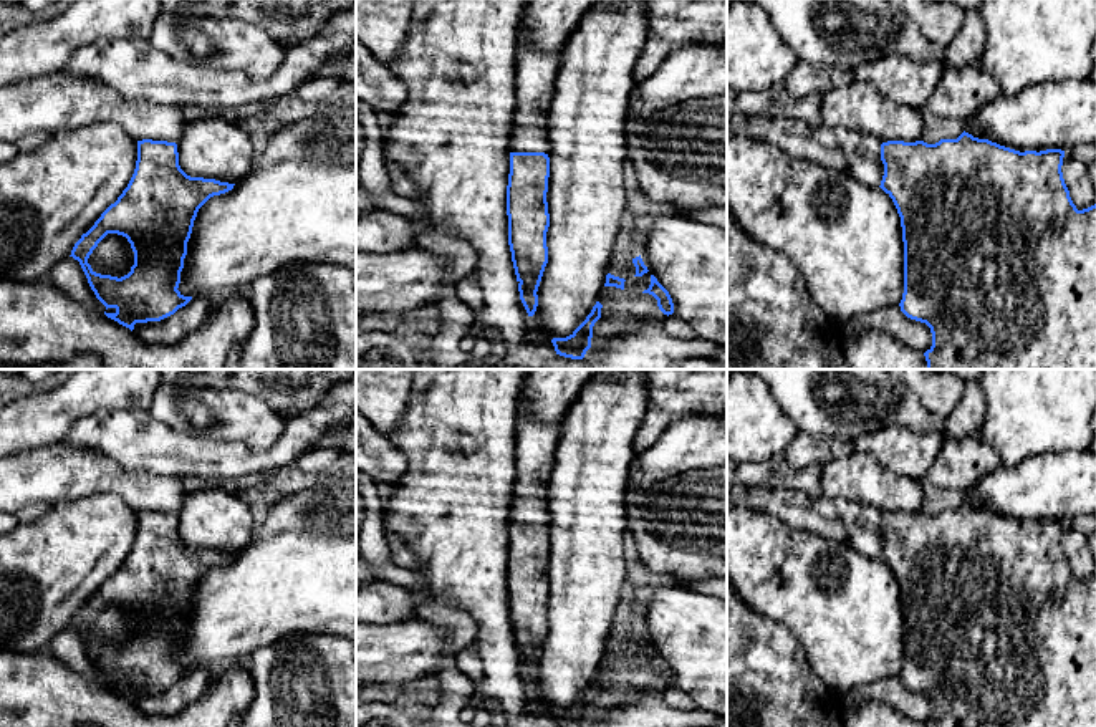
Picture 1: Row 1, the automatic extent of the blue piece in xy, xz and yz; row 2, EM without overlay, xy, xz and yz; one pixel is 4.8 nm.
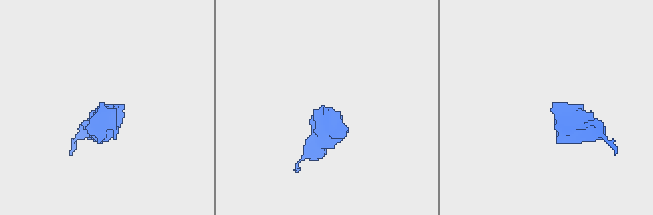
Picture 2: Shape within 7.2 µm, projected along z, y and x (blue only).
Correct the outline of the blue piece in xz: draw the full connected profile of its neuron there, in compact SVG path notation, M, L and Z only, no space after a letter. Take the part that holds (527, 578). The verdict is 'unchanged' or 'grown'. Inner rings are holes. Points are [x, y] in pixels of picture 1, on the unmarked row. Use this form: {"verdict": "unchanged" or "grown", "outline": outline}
{"verdict": "grown", "outline": "M518 406L515 434L517 479L507 556L508 616L520 671L528 687L533 687L538 677L536 662L548 634L548 482L556 460L561 422L545 424L530 409Z"}

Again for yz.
{"verdict": "grown", "outline": "M727 484L727 508L752 508L781 520L790 528L811 532L869 556L881 558L894 573L901 588L904 613L904 664L901 682L916 692L925 694L932 704L932 717L924 727L1096 727L1096 575L1078 581L1065 555L1061 537L1065 522L1015 522L988 510L962 503L957 510L940 510L935 515L924 512L881 513L871 505L826 497L811 498L803 490L767 490L763 487L745 487Z"}

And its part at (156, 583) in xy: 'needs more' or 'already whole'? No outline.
already whole

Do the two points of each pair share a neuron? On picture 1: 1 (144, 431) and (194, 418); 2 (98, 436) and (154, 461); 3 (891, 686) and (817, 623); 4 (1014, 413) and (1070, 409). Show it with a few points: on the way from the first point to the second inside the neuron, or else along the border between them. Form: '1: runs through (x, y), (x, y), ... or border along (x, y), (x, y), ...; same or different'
1: border along (148, 411), (176, 431), (204, 436); different
2: runs through (111, 436), (128, 436), (141, 447); same
3: border along (898, 676), (876, 679), (851, 688), (846, 693); different
4: runs through (1027, 413), (1030, 409), (1057, 409); same

